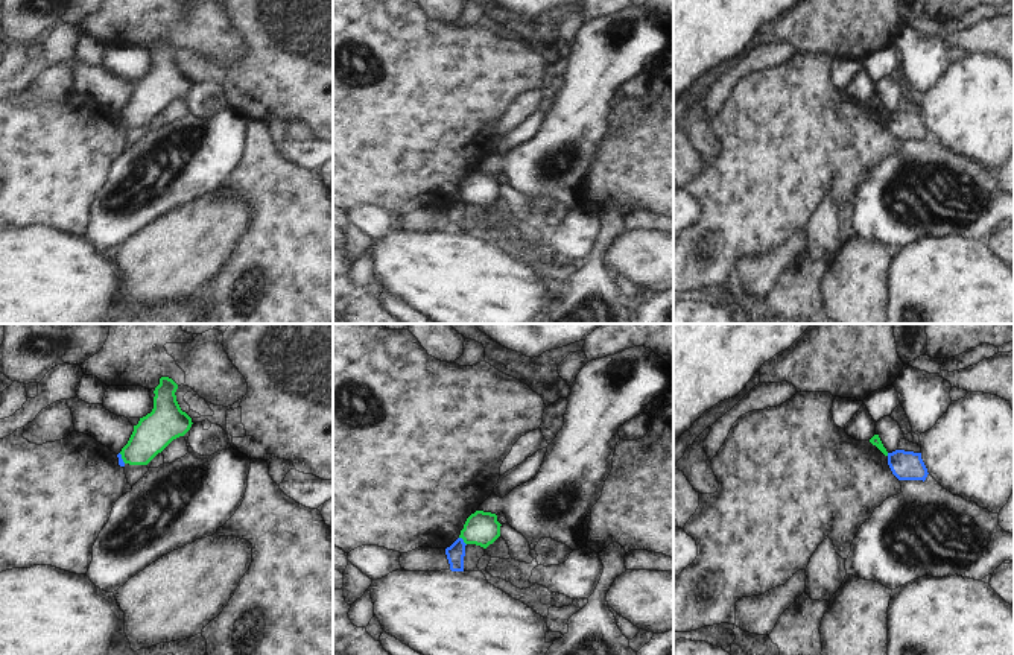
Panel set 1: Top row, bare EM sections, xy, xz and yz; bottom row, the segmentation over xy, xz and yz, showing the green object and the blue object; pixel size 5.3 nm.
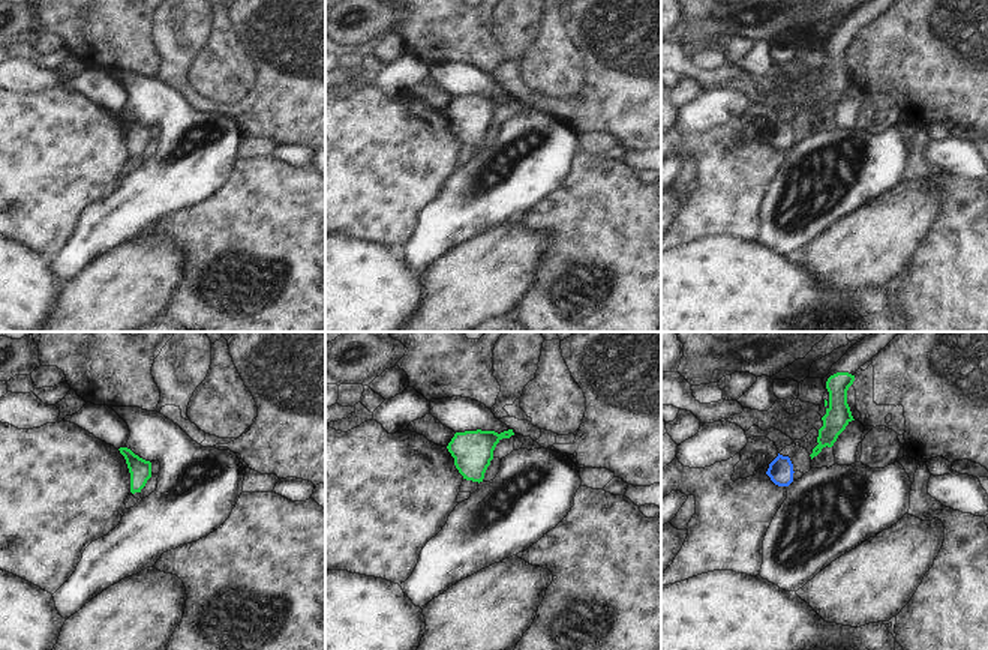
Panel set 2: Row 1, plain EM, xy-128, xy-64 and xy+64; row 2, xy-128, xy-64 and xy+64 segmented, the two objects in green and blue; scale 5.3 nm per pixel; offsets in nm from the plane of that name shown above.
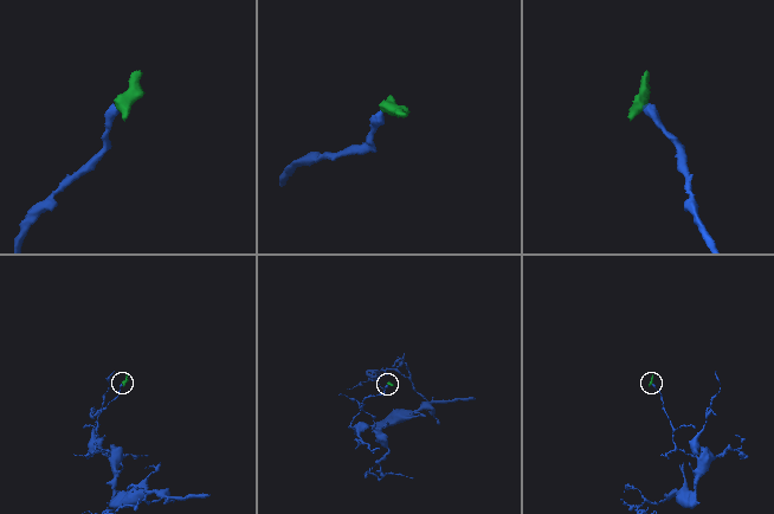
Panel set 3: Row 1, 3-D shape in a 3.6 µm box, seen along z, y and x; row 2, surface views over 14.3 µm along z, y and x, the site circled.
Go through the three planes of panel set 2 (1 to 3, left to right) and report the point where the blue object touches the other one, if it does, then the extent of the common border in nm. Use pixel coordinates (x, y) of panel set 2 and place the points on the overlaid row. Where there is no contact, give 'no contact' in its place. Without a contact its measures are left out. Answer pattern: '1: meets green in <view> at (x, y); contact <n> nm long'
1: no contact
2: no contact
3: no contact

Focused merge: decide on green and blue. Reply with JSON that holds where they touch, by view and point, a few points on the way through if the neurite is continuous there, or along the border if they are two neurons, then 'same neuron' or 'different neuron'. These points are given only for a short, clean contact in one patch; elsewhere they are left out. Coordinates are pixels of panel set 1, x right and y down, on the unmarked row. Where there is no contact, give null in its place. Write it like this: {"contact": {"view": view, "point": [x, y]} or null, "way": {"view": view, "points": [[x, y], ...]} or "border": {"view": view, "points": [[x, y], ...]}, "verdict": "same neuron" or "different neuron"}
{"contact": {"view": "xz", "point": [464, 201]}, "border": {"view": "xz", "points": [[459, 196], [465, 204]]}, "verdict": "different neuron"}

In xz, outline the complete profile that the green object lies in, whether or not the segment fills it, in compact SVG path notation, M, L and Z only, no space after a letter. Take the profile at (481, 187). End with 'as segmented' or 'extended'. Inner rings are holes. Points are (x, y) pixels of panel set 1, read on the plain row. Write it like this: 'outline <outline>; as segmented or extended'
outline M476 170L467 178L459 198L465 204L476 204L486 208L500 196L500 185L496 173Z; as segmented

